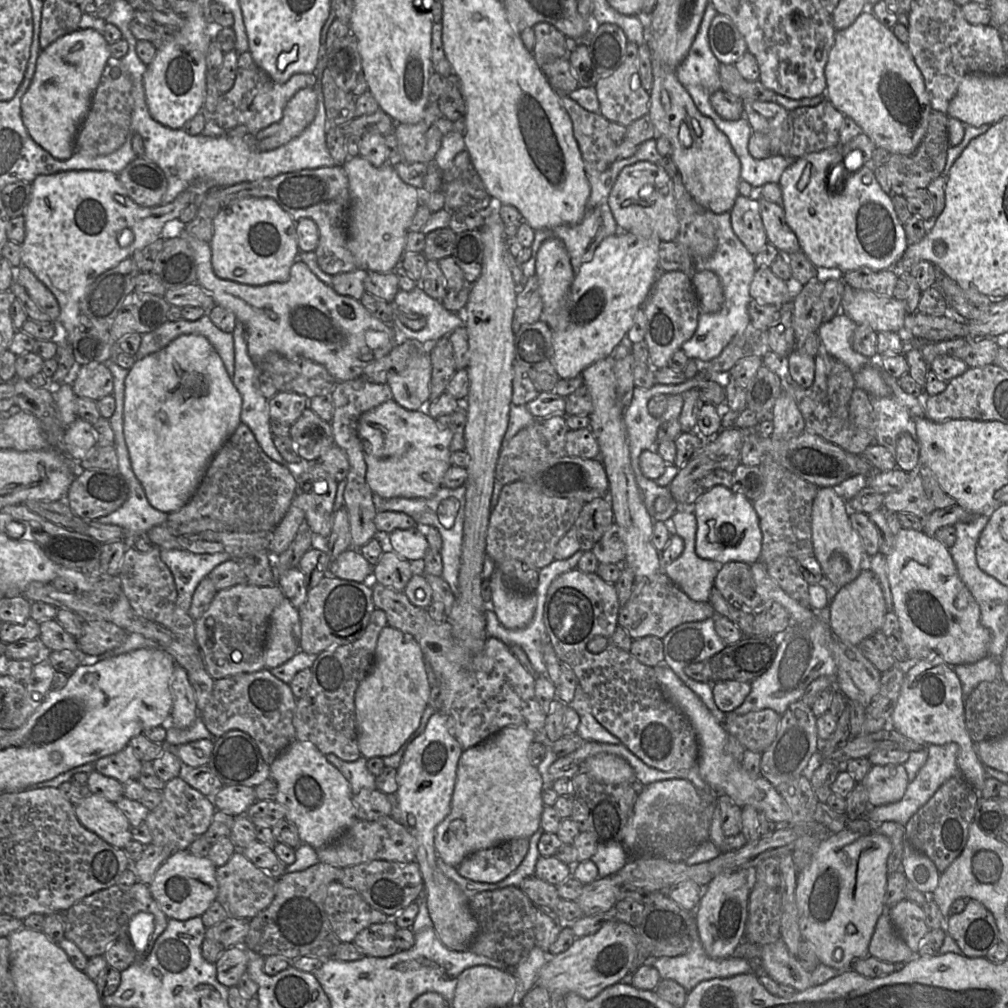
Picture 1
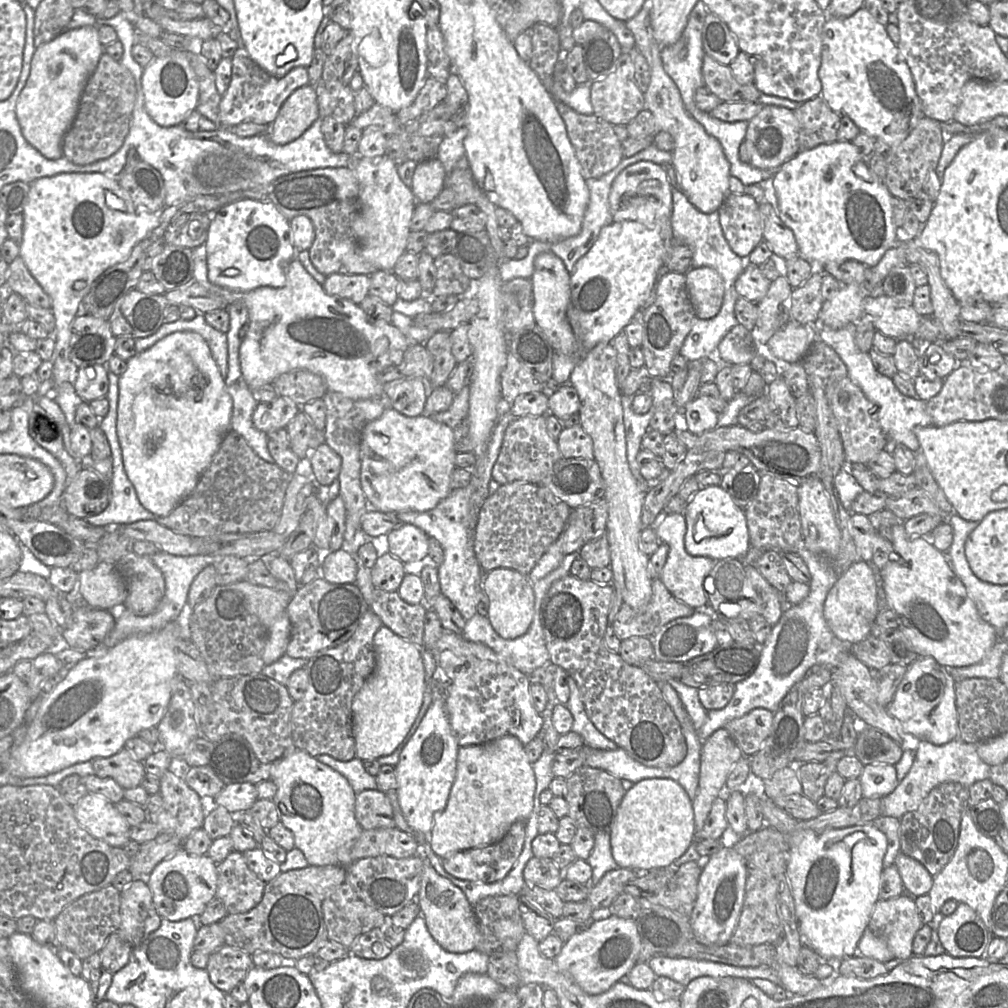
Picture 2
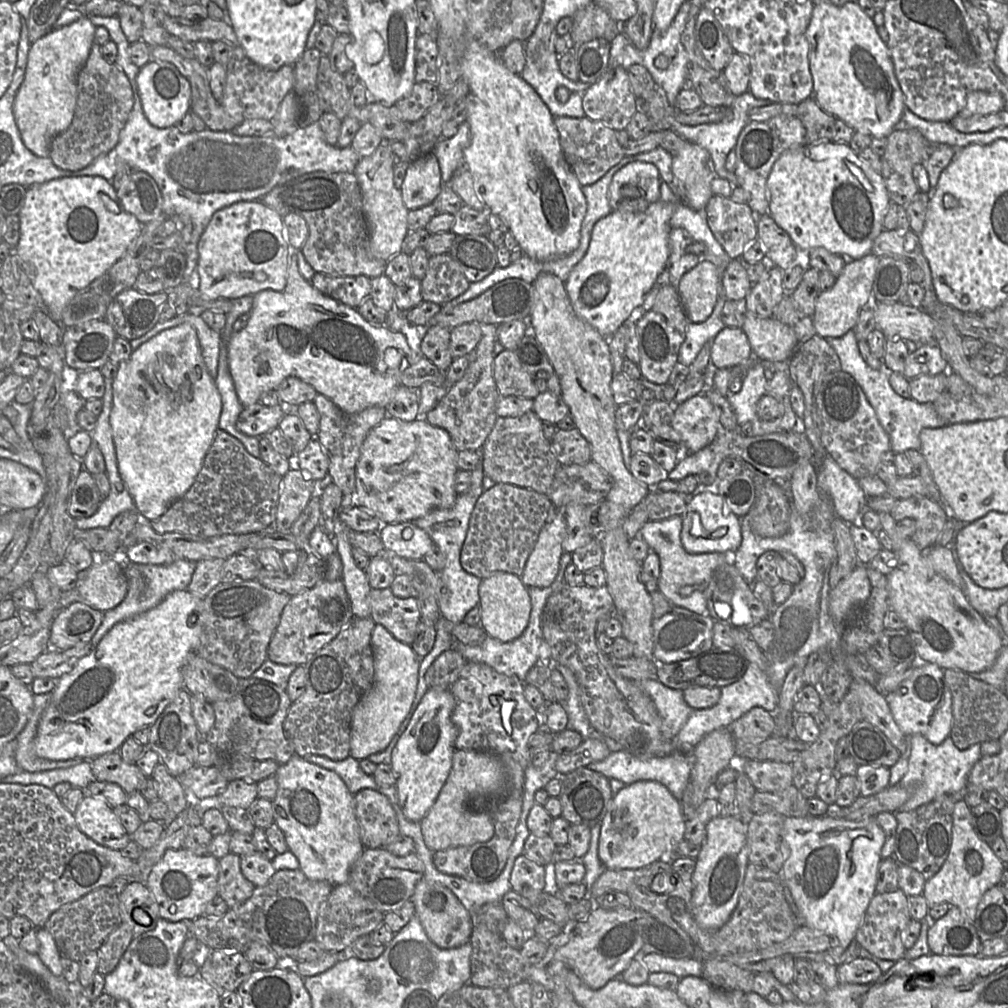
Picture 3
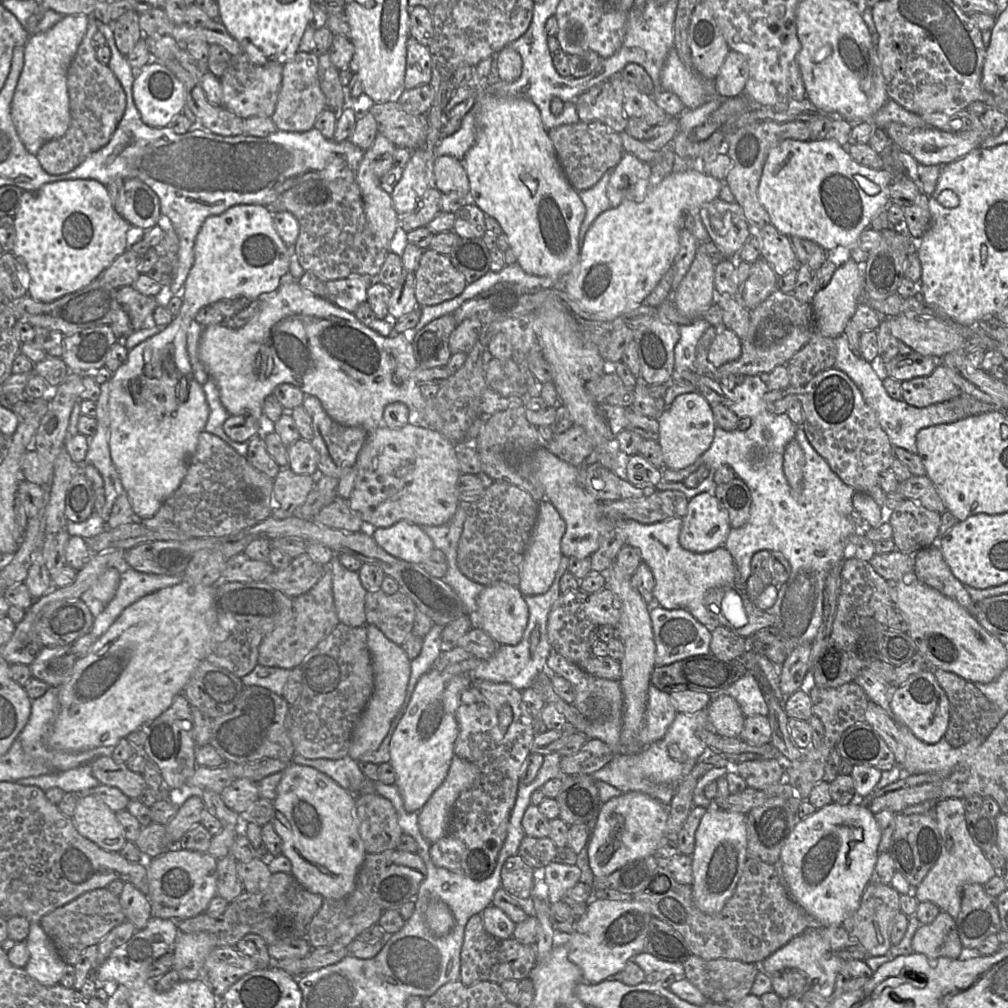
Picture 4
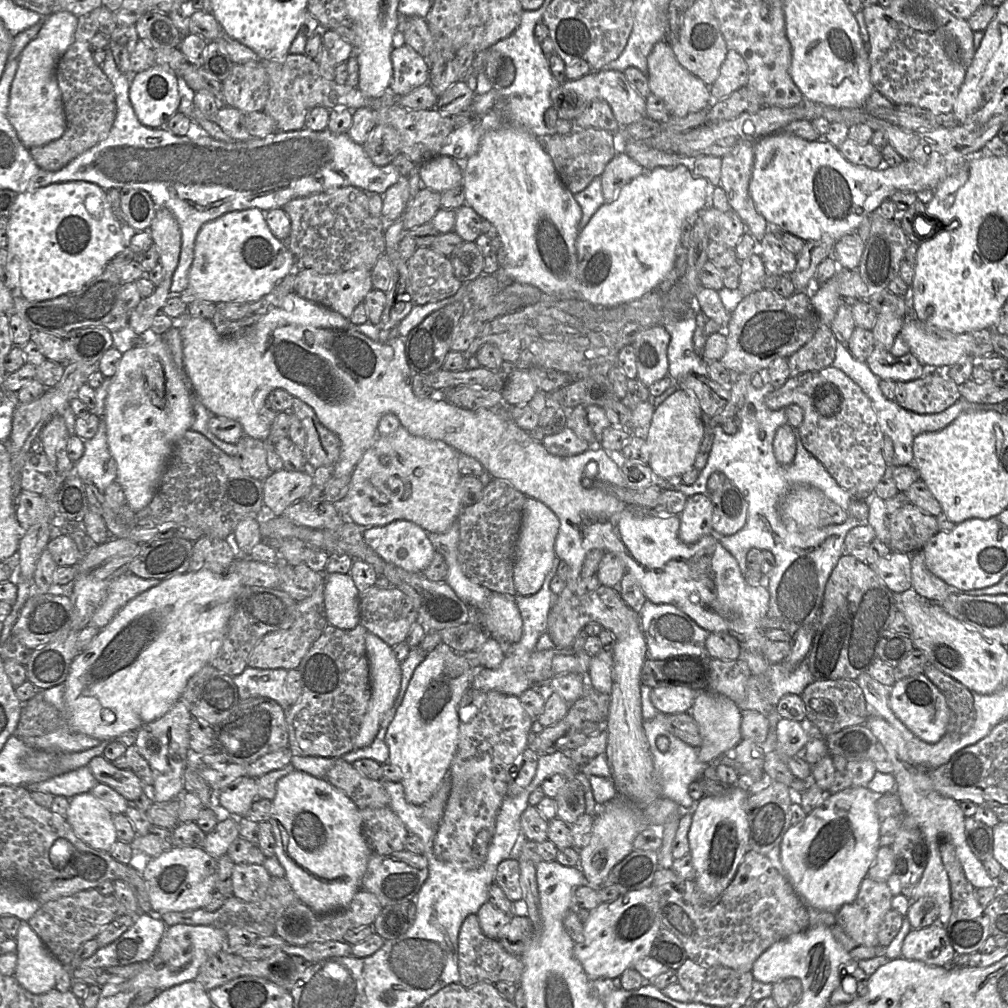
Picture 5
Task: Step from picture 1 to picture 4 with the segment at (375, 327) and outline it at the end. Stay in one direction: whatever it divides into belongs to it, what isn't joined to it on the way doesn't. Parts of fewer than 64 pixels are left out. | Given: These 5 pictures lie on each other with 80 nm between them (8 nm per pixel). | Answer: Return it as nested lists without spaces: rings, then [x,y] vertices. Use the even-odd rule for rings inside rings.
[[[289,272],[283,276],[277,290],[263,293],[256,300],[259,310],[245,326],[238,329],[223,324],[207,326],[199,342],[199,359],[217,385],[220,401],[230,416],[255,416],[260,424],[258,435],[264,437],[274,429],[274,423],[262,414],[264,401],[277,386],[289,383],[300,388],[307,396],[318,398],[334,421],[345,426],[362,427],[369,434],[382,424],[384,410],[393,402],[404,403],[414,416],[413,421],[423,424],[429,404],[422,397],[414,377],[418,365],[412,345],[402,333],[396,336],[380,335],[360,322],[354,313],[302,288]]]

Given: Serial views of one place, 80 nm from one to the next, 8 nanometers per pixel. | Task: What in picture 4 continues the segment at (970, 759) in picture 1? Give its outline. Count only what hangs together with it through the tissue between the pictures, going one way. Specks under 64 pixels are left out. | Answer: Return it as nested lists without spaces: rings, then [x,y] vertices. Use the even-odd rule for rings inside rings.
[[[932,669],[912,675],[903,684],[895,687],[890,694],[890,709],[895,721],[908,727],[918,739],[927,744],[940,741],[949,724],[949,701]]]

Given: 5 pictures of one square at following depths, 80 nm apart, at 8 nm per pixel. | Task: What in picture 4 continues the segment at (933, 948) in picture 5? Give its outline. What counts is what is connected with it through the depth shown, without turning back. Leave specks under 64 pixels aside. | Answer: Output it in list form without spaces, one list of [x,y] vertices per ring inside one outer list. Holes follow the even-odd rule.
[[[941,911],[931,924],[921,925],[916,930],[912,949],[913,953],[931,959],[958,959],[964,948],[956,930],[955,919]]]

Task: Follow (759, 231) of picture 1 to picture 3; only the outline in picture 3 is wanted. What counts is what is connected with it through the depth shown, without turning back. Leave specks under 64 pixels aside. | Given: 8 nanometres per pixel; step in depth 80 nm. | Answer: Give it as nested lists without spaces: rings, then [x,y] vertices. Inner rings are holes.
[[[714,195],[704,211],[712,233],[728,256],[741,259],[745,249],[758,238],[758,219],[750,206]]]

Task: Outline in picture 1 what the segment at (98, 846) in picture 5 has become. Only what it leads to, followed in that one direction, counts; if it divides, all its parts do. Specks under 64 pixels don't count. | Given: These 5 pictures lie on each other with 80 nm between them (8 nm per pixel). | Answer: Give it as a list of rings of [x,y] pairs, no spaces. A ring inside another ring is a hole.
[[[89,794],[75,805],[75,814],[85,828],[116,848],[132,840],[132,826],[124,813],[102,796]]]

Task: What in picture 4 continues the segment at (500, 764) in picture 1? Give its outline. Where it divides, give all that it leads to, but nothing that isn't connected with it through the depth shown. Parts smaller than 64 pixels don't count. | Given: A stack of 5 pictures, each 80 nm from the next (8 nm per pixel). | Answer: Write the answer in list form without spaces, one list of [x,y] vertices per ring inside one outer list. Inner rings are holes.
[[[454,755],[446,778],[418,812],[420,831],[430,844],[446,834],[455,801],[479,776],[480,769],[474,763]]]

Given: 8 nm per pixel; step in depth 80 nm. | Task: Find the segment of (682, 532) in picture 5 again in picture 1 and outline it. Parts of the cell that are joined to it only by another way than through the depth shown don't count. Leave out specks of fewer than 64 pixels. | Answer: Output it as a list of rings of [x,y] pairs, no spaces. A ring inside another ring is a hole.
[[[715,485],[697,499],[694,514],[697,520],[695,552],[698,557],[720,564],[739,561],[749,565],[760,559],[762,532],[759,517],[753,502],[743,494],[734,493],[723,485]]]

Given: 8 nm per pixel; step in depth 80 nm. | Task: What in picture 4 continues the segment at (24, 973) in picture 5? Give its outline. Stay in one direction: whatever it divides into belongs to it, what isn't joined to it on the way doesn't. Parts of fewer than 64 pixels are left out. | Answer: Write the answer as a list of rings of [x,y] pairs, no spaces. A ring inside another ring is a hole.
[[[30,923],[25,943],[29,952],[25,971],[44,986],[58,984],[67,964],[39,923]]]

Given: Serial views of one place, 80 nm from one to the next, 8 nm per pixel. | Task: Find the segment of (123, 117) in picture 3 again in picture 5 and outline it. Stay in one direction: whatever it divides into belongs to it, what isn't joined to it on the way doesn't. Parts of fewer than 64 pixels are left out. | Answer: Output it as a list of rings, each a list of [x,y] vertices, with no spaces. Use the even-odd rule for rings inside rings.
[[[99,10],[78,17],[74,41],[59,59],[56,79],[61,91],[66,130],[57,140],[29,149],[37,165],[46,171],[58,171],[72,160],[106,139],[116,117],[116,99],[111,81],[93,59],[92,38],[98,32]]]

